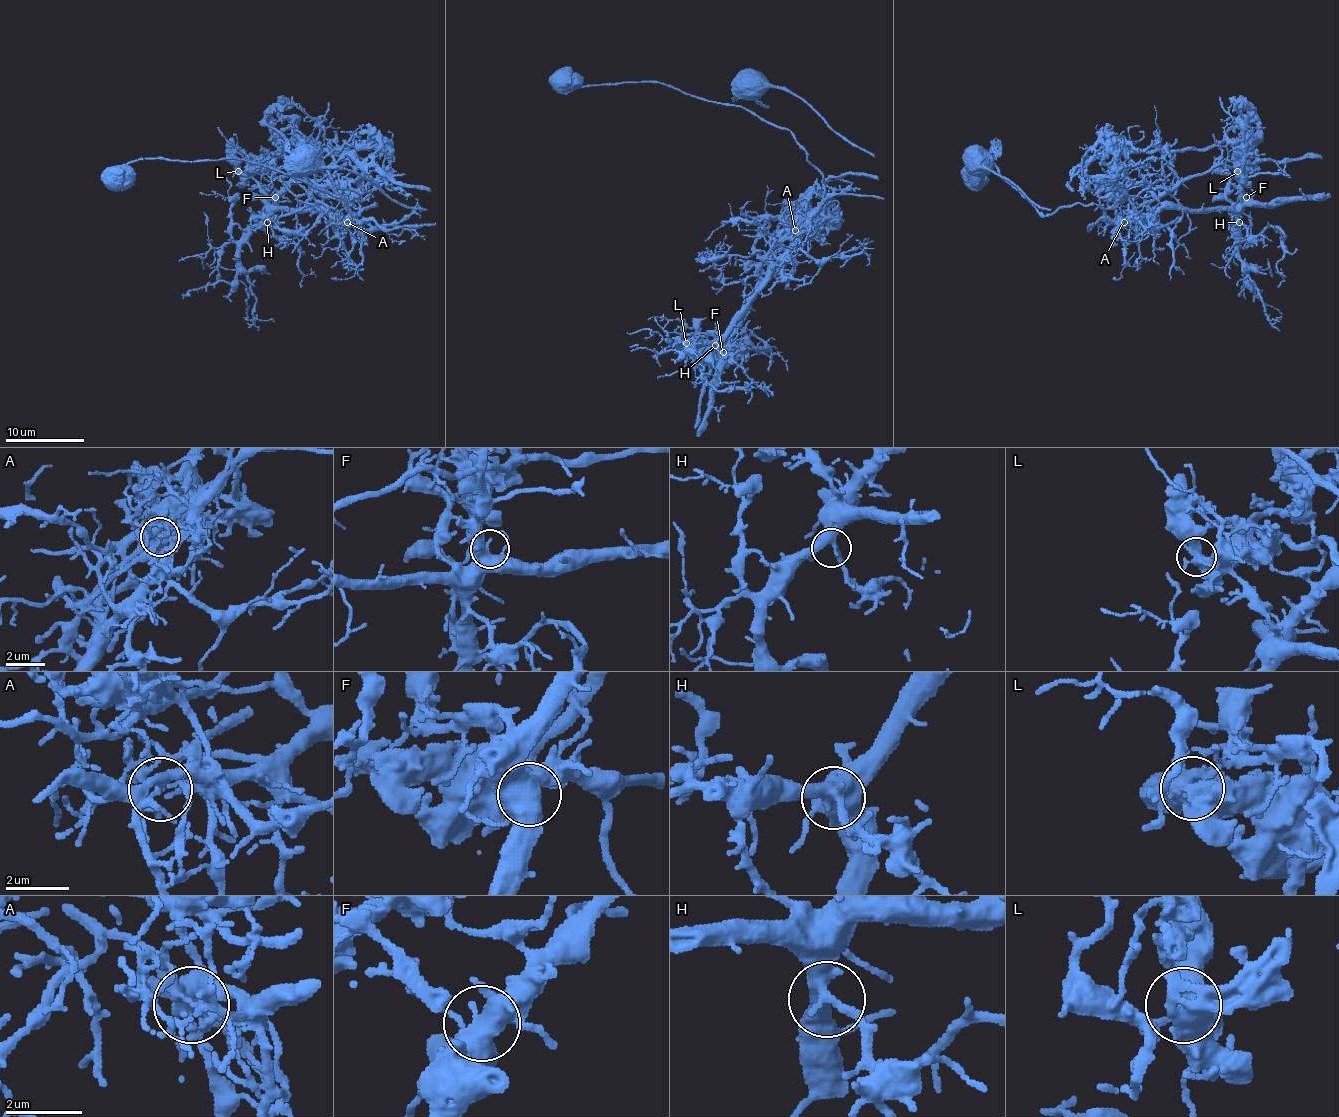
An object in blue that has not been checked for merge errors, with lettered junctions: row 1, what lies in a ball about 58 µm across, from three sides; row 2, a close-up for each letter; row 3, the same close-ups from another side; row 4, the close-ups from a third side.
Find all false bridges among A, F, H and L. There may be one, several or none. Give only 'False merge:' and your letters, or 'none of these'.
False merge: A, L

